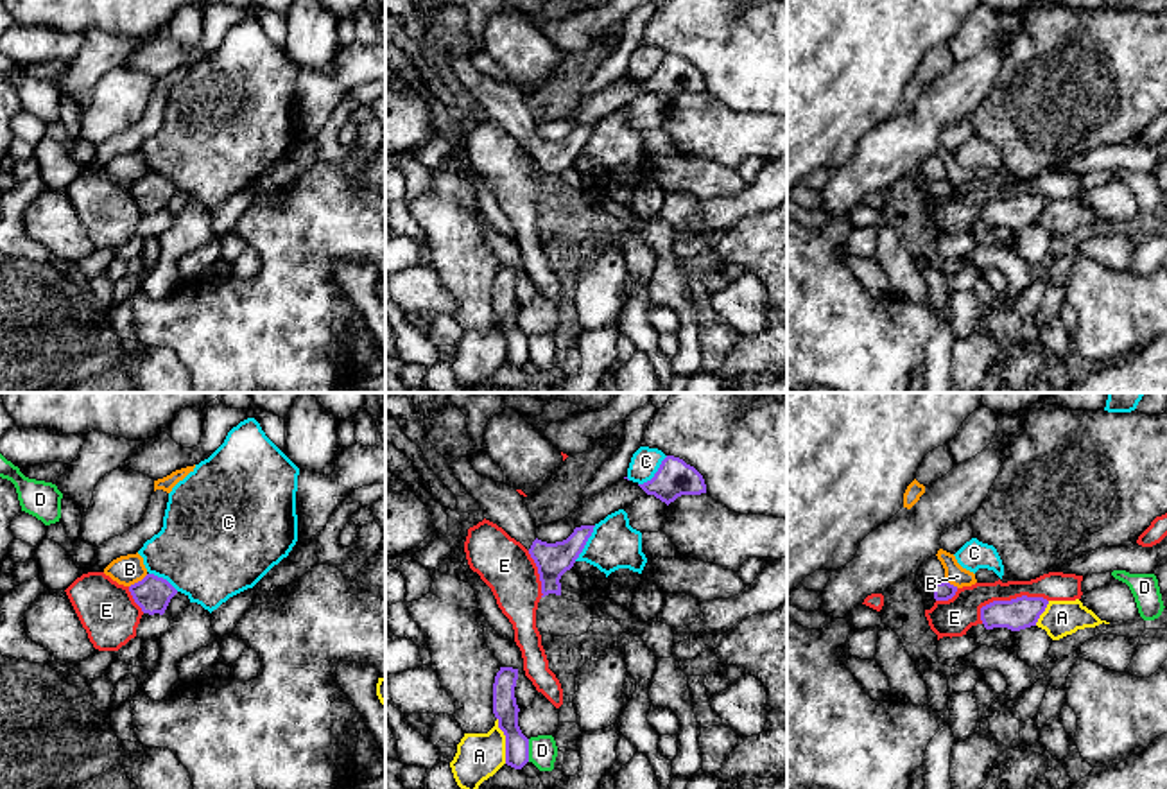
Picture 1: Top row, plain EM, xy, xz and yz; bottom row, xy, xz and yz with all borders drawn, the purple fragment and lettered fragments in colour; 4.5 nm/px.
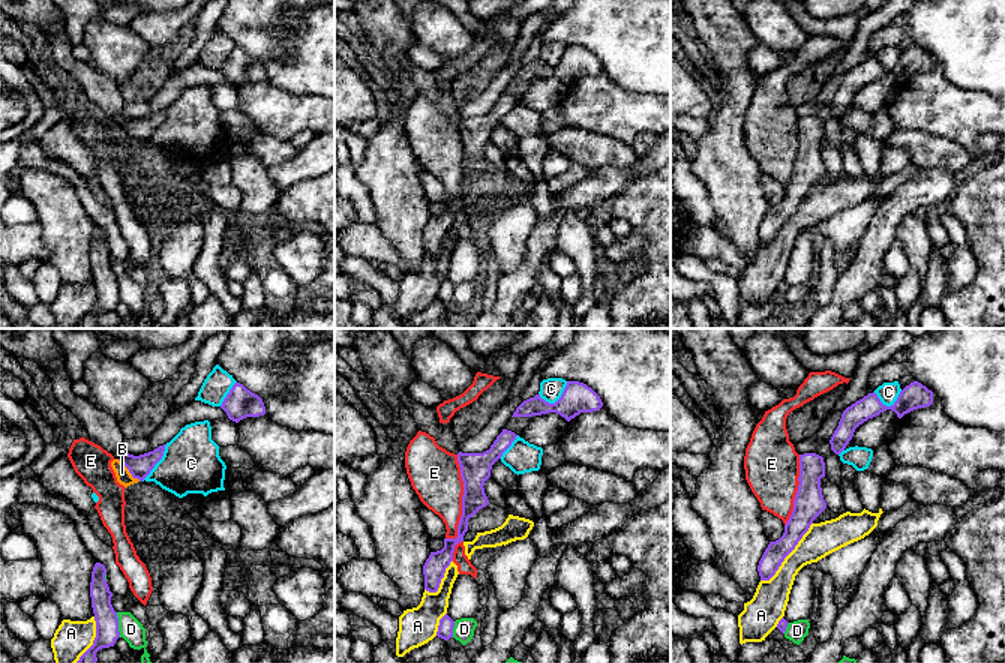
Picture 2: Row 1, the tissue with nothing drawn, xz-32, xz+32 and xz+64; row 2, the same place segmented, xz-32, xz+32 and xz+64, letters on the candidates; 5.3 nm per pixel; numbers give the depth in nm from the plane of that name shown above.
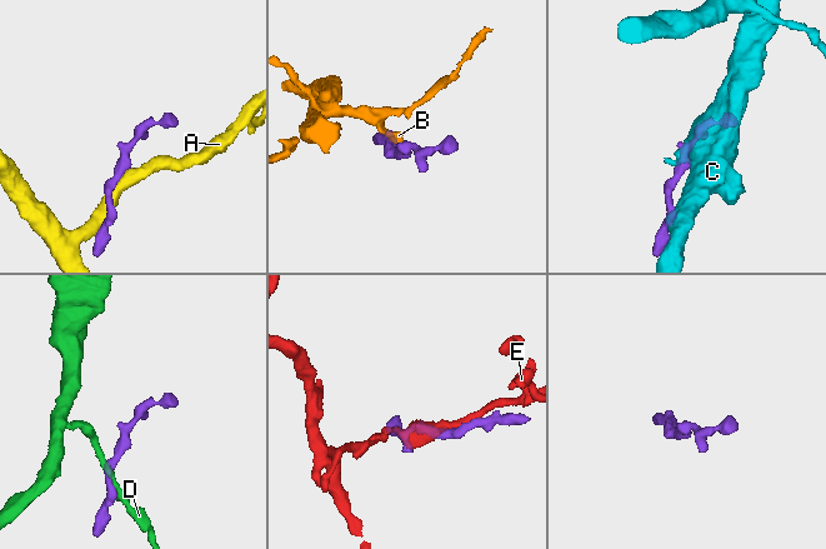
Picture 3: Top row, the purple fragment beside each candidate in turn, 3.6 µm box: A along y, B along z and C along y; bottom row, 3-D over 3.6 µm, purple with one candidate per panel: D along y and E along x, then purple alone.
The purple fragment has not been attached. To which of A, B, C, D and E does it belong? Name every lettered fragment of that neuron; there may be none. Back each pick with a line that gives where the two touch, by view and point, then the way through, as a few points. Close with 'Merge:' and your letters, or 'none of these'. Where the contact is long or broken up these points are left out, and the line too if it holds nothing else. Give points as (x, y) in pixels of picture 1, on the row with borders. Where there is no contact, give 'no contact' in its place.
Merge: none of these

